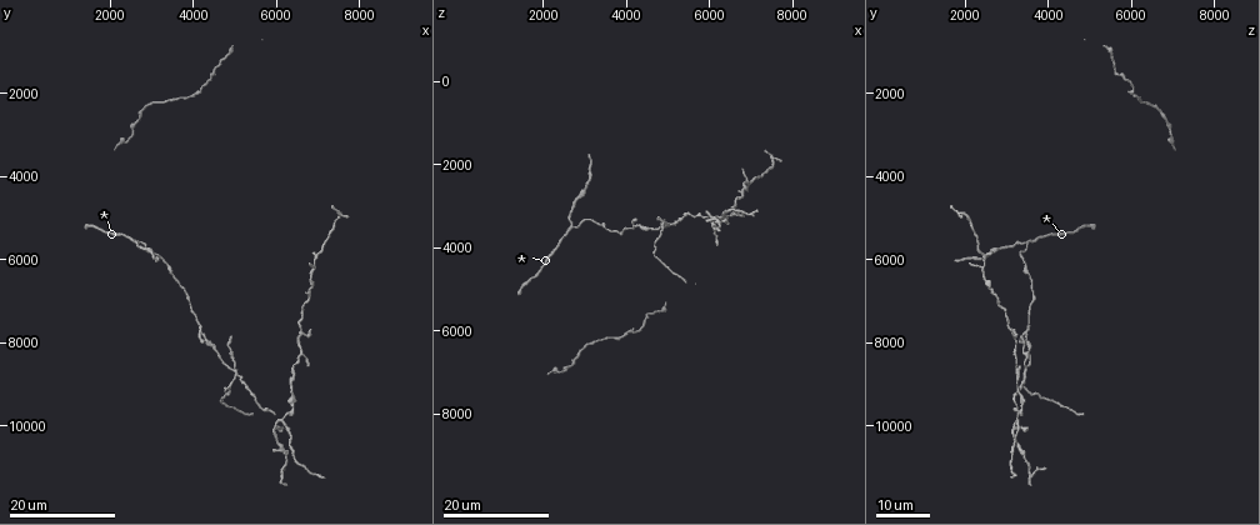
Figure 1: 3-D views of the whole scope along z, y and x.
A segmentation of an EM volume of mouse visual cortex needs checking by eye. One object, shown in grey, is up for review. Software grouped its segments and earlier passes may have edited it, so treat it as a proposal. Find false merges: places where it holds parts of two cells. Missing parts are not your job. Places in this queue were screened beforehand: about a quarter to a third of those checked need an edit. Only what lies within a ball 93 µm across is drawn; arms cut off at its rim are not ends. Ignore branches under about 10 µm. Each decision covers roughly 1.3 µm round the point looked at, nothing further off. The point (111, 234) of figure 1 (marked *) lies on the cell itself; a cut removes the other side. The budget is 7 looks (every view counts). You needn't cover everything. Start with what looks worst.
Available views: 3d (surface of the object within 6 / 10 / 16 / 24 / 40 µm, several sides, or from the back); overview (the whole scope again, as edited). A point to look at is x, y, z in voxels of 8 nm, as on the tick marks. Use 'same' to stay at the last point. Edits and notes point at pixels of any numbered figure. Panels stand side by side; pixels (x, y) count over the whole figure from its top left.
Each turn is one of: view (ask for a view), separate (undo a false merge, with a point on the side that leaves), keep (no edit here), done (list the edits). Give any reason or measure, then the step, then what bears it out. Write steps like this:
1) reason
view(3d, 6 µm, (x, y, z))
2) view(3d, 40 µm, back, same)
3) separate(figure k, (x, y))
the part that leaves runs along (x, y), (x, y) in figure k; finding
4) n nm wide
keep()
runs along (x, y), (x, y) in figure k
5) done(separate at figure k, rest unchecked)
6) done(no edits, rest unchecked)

four arms meet
view(3d, 24 µm, (6050, 9800, 3250))

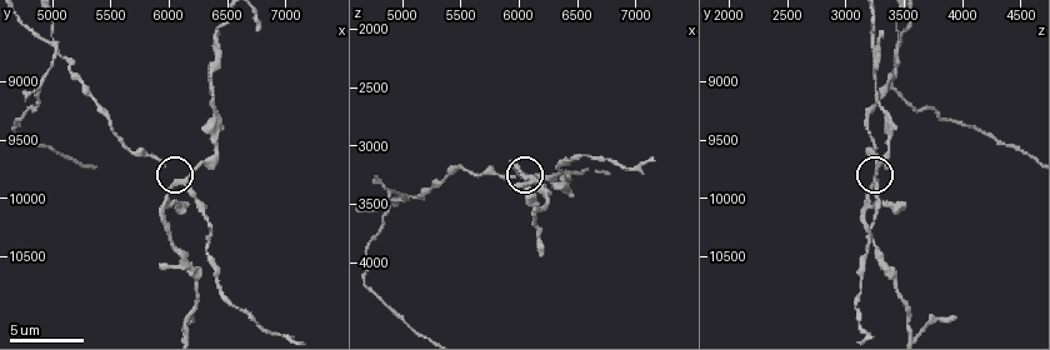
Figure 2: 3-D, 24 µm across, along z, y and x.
view(3d, 6 µm, (6100, 9860, 3260))

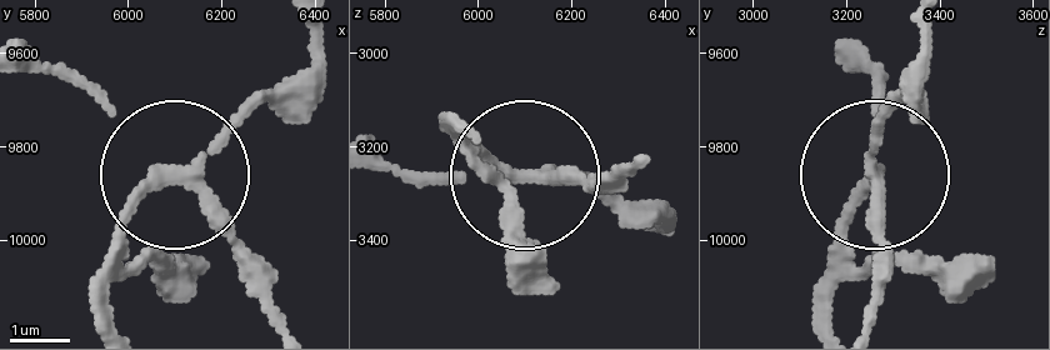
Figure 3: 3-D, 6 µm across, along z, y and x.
separate(figure 3, (173, 256))
the part that leaves runs along (174, 179), (304, 74), (319, 29) in figure 3; a second cell is stuck on

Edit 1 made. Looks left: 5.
four-way junction
view(3d, 16 µm, (5060, 8760, 3440))

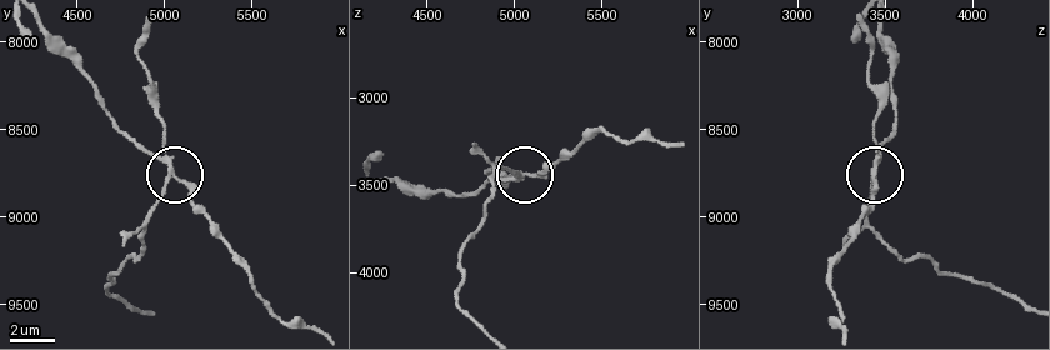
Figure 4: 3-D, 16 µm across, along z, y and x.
4 arms
separate(figure 4, (165, 129))
the part that leaves runs along (878, 163), (866, 218), (894, 251), (928, 259), (1029, 306) in figure 4; two cells meet here

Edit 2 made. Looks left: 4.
three arms meet
view(3d, 16 µm, (2700, 5650, 3450))

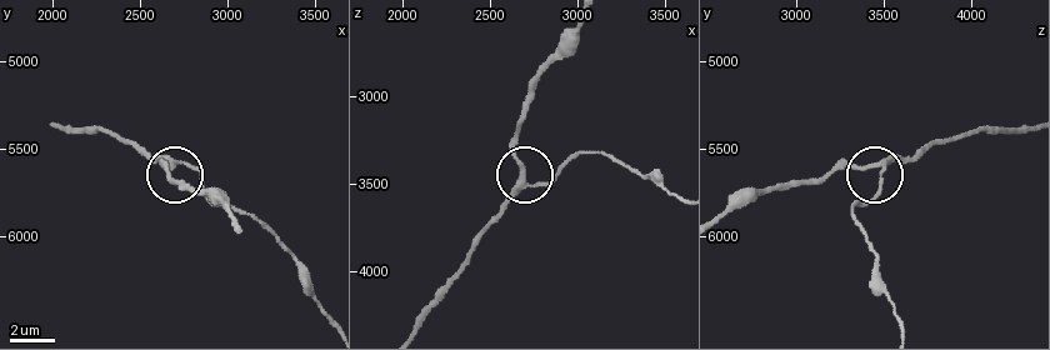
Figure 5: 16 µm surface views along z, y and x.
view(3d, 10 µm, (2700, 5580, 3500))

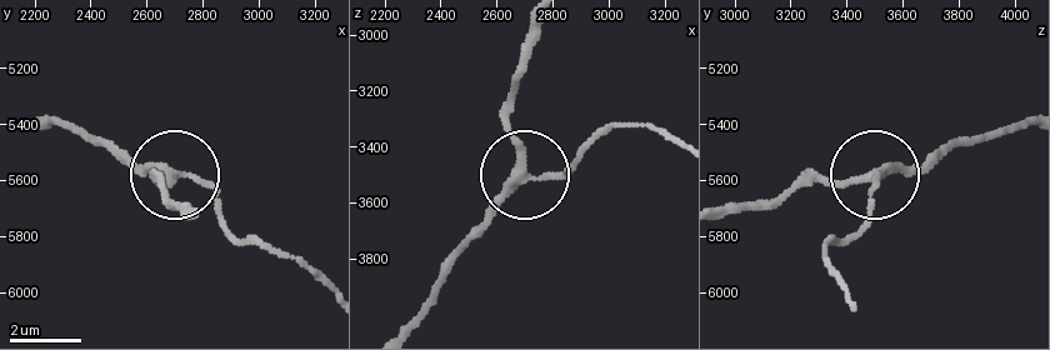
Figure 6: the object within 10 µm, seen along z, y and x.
view(3d, 10 µm, back, (2700, 5580, 3500))

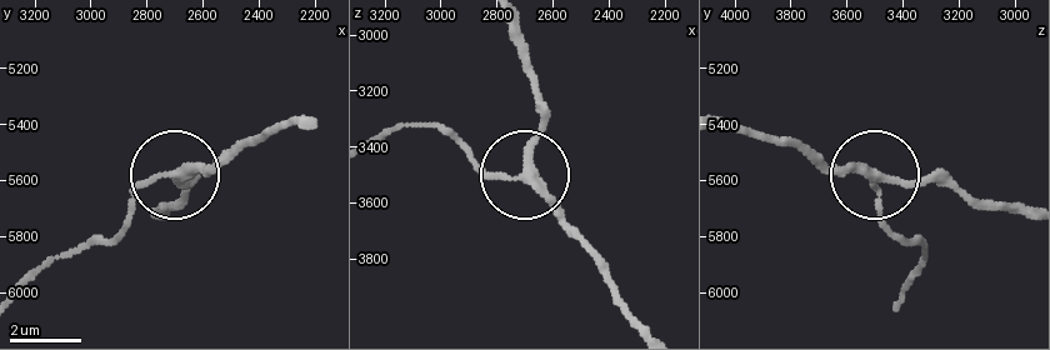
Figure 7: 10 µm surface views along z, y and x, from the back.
keep()
runs along (643, 324), (598, 253), (529, 171), (544, 94) in figure 7; all the same cell

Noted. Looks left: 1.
done(separate at figure 3, separate at figure 4, rest unchecked)

